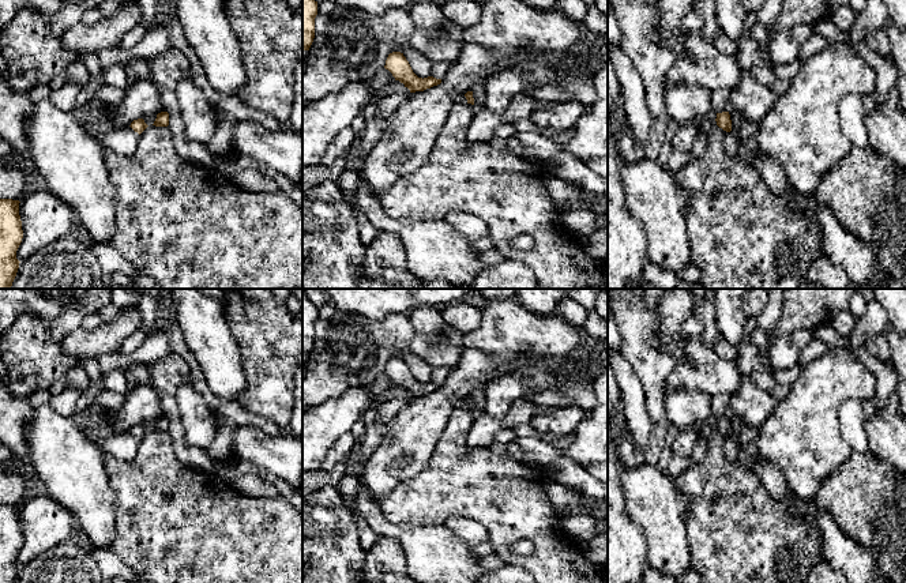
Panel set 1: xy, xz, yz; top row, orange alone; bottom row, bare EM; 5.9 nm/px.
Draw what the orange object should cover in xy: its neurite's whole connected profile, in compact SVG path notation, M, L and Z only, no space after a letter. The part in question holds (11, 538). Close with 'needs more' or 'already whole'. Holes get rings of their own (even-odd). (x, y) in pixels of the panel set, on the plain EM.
M0 504L0 583L15 583L16 556L23 543L19 505Z | already whole

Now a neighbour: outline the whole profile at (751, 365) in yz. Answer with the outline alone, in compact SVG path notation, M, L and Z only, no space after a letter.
M745 332L740 342L736 361L743 376L749 377L762 391L772 392L777 384L774 372L764 365L760 349Z

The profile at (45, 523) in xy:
M49 494L34 496L19 508L23 543L16 556L19 567L68 539L76 522L71 512Z

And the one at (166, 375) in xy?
M176 353L155 362L150 362L149 372L151 387L169 395L176 395L181 384L192 384L188 364Z

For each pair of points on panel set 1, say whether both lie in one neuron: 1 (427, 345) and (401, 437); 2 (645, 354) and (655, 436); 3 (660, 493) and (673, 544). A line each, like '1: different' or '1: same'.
1: different
2: same
3: same

